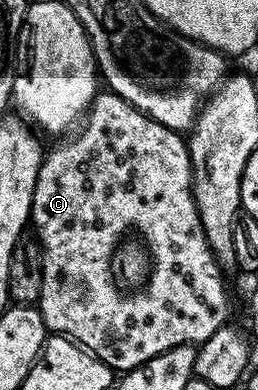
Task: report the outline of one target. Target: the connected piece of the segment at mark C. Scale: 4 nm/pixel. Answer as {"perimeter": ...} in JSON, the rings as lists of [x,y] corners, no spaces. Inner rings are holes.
{"perimeter":[[[99,92],[95,97],[93,97],[92,102],[89,103],[89,108],[87,113],[84,115],[83,123],[85,122],[85,131],[82,134],[77,134],[74,138],[66,137],[64,140],[66,142],[61,142],[53,151],[46,153],[41,159],[41,167],[39,168],[39,176],[35,180],[35,196],[33,197],[33,213],[31,215],[31,226],[32,229],[37,229],[35,231],[35,237],[38,242],[41,243],[41,263],[43,264],[43,284],[41,285],[41,301],[39,303],[39,309],[43,320],[45,321],[46,331],[52,332],[54,334],[63,334],[66,338],[72,338],[78,346],[81,346],[84,350],[90,350],[96,358],[103,360],[103,364],[107,364],[115,372],[124,372],[127,370],[133,370],[139,364],[143,364],[147,360],[151,360],[151,356],[159,356],[163,352],[167,352],[171,348],[176,346],[184,346],[186,344],[200,344],[205,342],[220,326],[226,325],[227,319],[225,318],[229,314],[229,298],[225,295],[225,278],[226,275],[223,273],[220,264],[213,258],[213,253],[211,248],[207,244],[207,236],[203,232],[203,224],[201,223],[201,217],[197,211],[197,201],[193,199],[193,165],[189,159],[189,147],[187,145],[186,139],[182,137],[178,131],[167,128],[163,124],[159,124],[155,120],[148,118],[143,112],[139,112],[131,104],[127,104],[127,100],[123,100],[120,96],[112,92]],[[125,234],[125,238],[130,242],[130,246],[125,250],[125,258],[129,262],[133,262],[129,266],[129,271],[126,272],[125,278],[129,282],[137,282],[145,274],[145,294],[136,294],[135,291],[129,290],[124,294],[123,291],[117,287],[117,274],[113,271],[113,253],[117,250],[117,245],[121,242],[121,237]],[[140,242],[145,242],[145,258],[150,262],[150,266],[146,268],[143,263],[137,262],[141,258],[141,246]]]}

